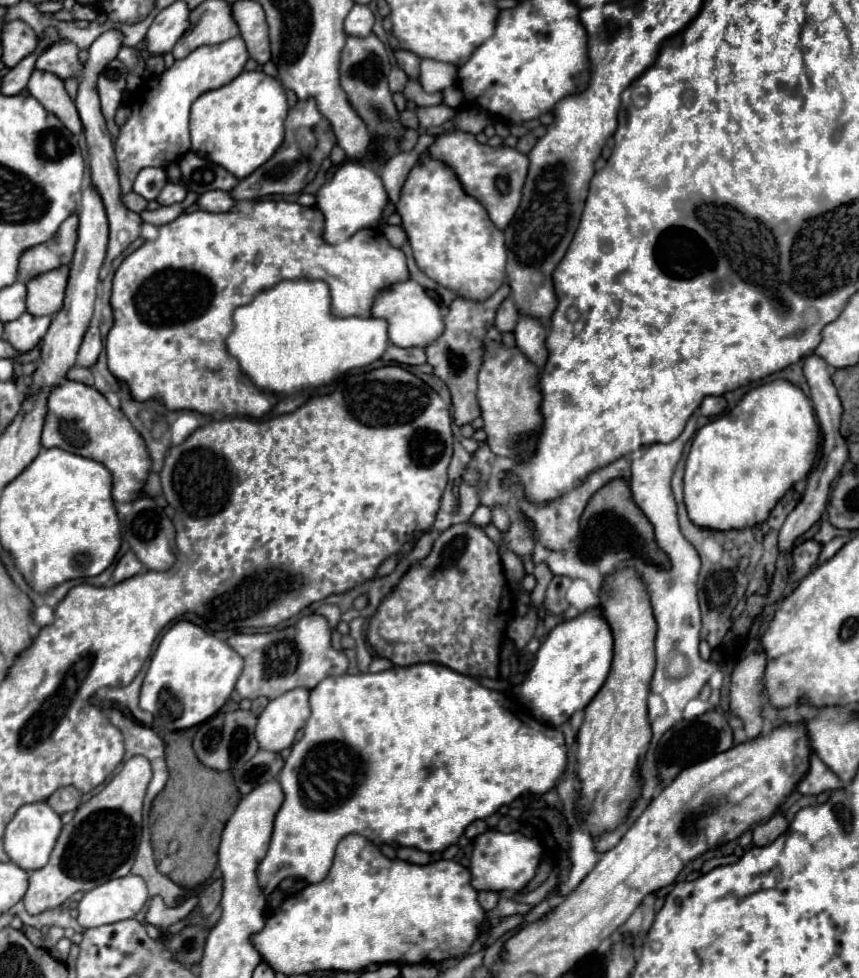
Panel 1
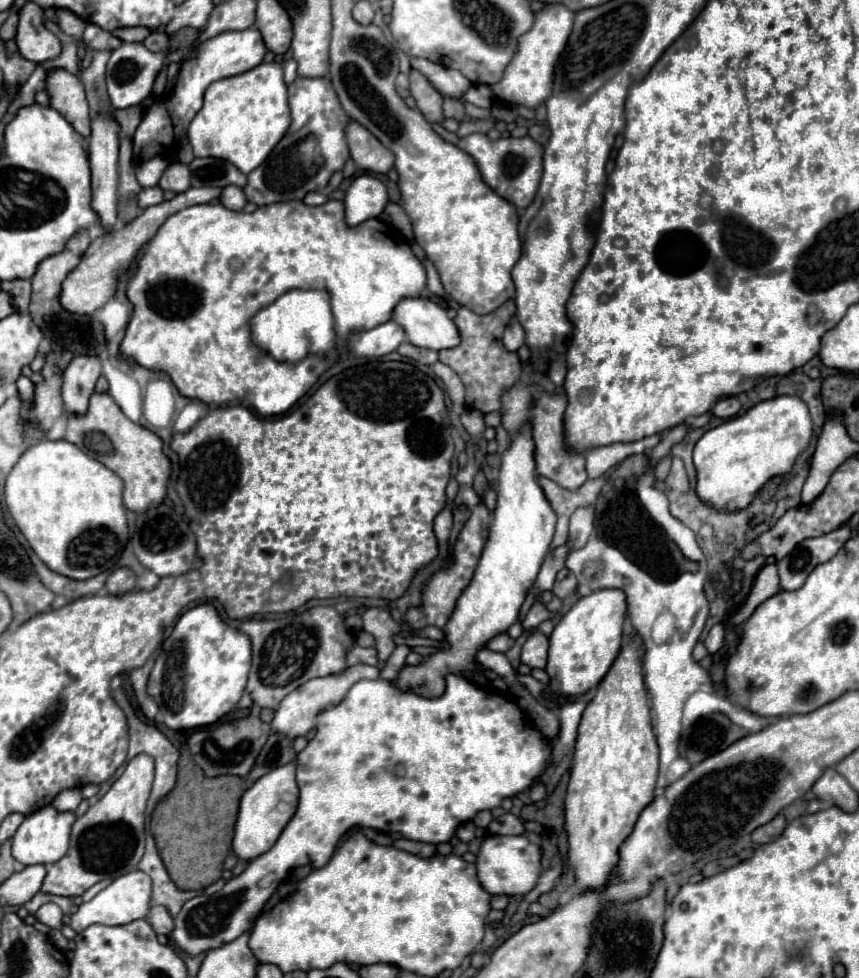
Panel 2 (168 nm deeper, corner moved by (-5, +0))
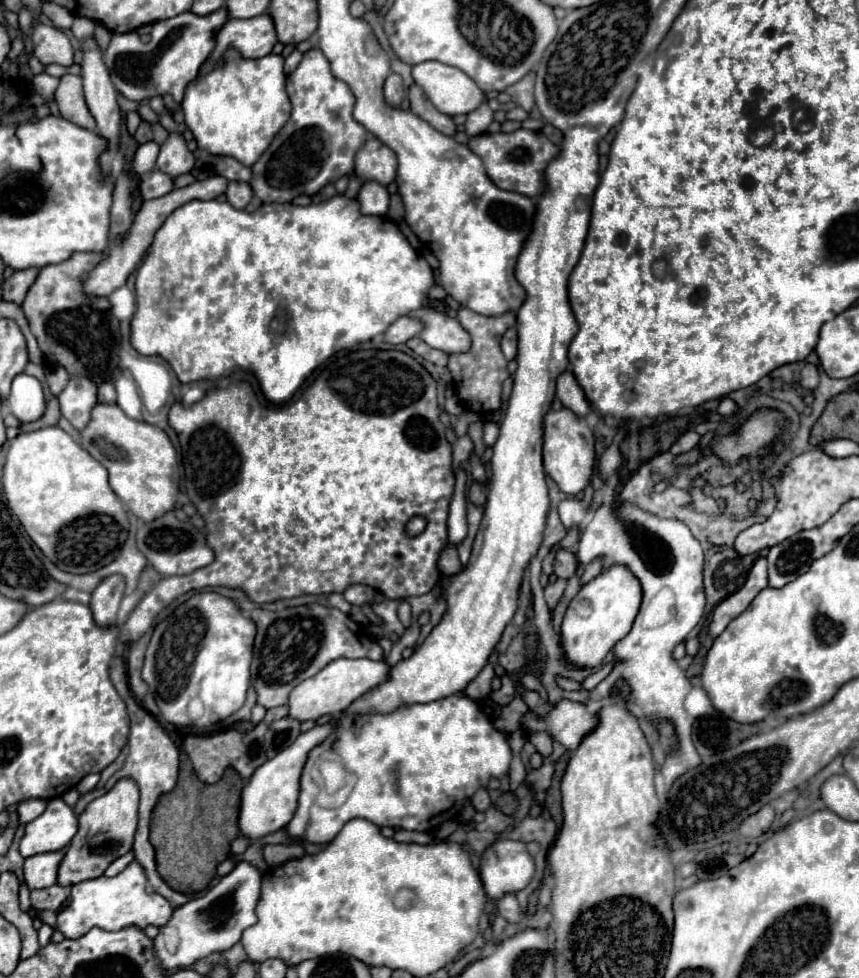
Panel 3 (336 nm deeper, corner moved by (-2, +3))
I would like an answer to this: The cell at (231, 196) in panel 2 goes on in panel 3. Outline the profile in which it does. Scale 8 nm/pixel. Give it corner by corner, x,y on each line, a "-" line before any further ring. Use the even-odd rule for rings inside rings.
231,181
227,191
225,191
227,201
235,207
235,209
245,209
247,203
253,197
253,191
249,189
249,183
241,183
241,181

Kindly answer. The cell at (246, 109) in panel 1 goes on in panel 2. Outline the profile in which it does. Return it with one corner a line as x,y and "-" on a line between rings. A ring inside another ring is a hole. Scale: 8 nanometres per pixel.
262,62
244,74
216,80
208,86
204,106
188,126
188,138
194,156
222,158
248,174
268,158
272,148
286,134
288,124
290,108
282,66
278,62

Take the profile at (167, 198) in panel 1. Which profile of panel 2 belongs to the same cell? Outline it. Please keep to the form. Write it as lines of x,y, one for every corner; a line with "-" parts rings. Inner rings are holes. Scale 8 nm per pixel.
172,162
164,170
164,176
160,178
160,188
162,190
172,190
172,192
184,192
190,188
190,172
188,164
182,162

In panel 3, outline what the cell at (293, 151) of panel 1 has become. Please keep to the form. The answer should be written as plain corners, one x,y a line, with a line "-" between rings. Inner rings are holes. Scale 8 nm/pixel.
319,49
303,53
303,61
287,77
287,93
293,105
291,119
253,165
251,189
263,203
289,203
299,195
315,195
327,183
335,183
341,175
351,173
355,151
369,135
353,119
353,93
331,75
329,61
325,61

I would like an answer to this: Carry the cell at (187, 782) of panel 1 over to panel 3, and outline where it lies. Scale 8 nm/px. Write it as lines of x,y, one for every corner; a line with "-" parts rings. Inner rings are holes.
181,753
179,779
173,791
159,797
151,813
151,843
157,853
157,871
165,883
181,893
199,893
215,877
221,861
229,859
231,841
239,835
239,799
243,779
237,771
227,769
219,783
205,785
197,779
191,761

